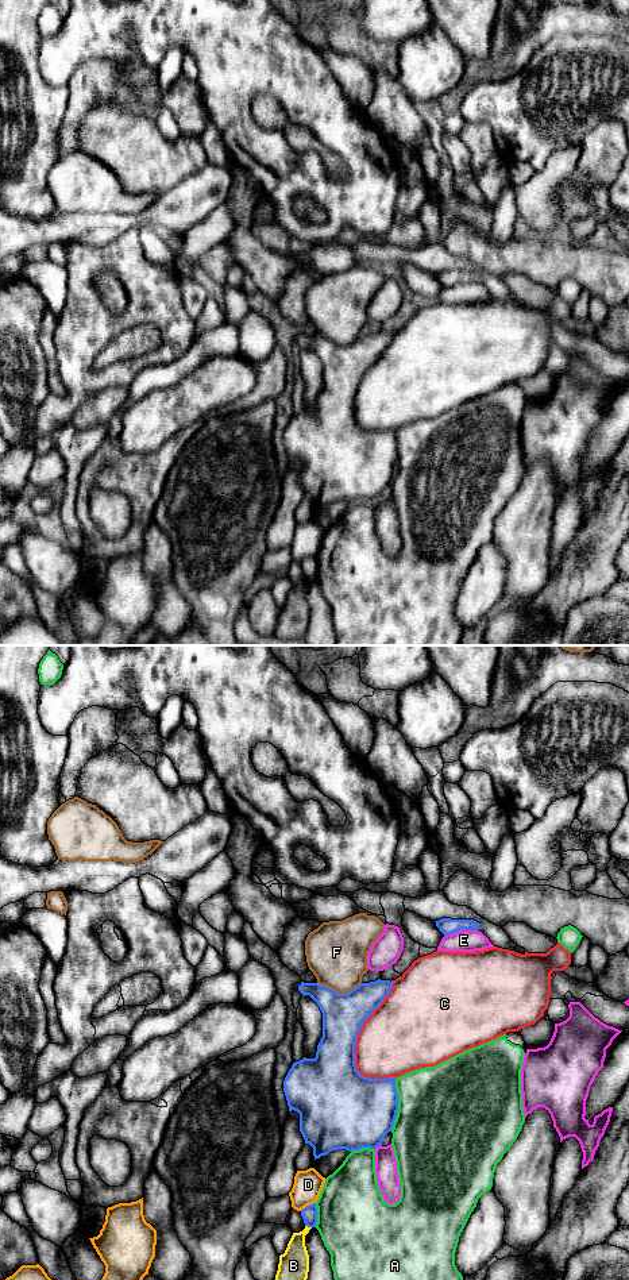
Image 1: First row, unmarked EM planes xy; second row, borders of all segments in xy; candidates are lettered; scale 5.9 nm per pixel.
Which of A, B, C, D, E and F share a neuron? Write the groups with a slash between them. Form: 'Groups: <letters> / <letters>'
Groups: A / B / C / D / E / F

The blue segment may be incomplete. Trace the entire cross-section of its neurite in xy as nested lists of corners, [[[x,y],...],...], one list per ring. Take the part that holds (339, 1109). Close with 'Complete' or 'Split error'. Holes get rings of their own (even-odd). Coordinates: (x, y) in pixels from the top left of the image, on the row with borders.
[[[393,980],[360,983],[348,994],[337,994],[319,983],[298,986],[302,995],[309,995],[323,1013],[323,1037],[314,1059],[304,1057],[293,1063],[283,1080],[283,1092],[289,1111],[300,1114],[300,1131],[313,1148],[314,1160],[332,1150],[348,1152],[362,1148],[377,1149],[391,1131],[398,1111],[395,1079],[368,1079],[356,1071],[355,1044],[363,1022],[390,994]]]. Complete

